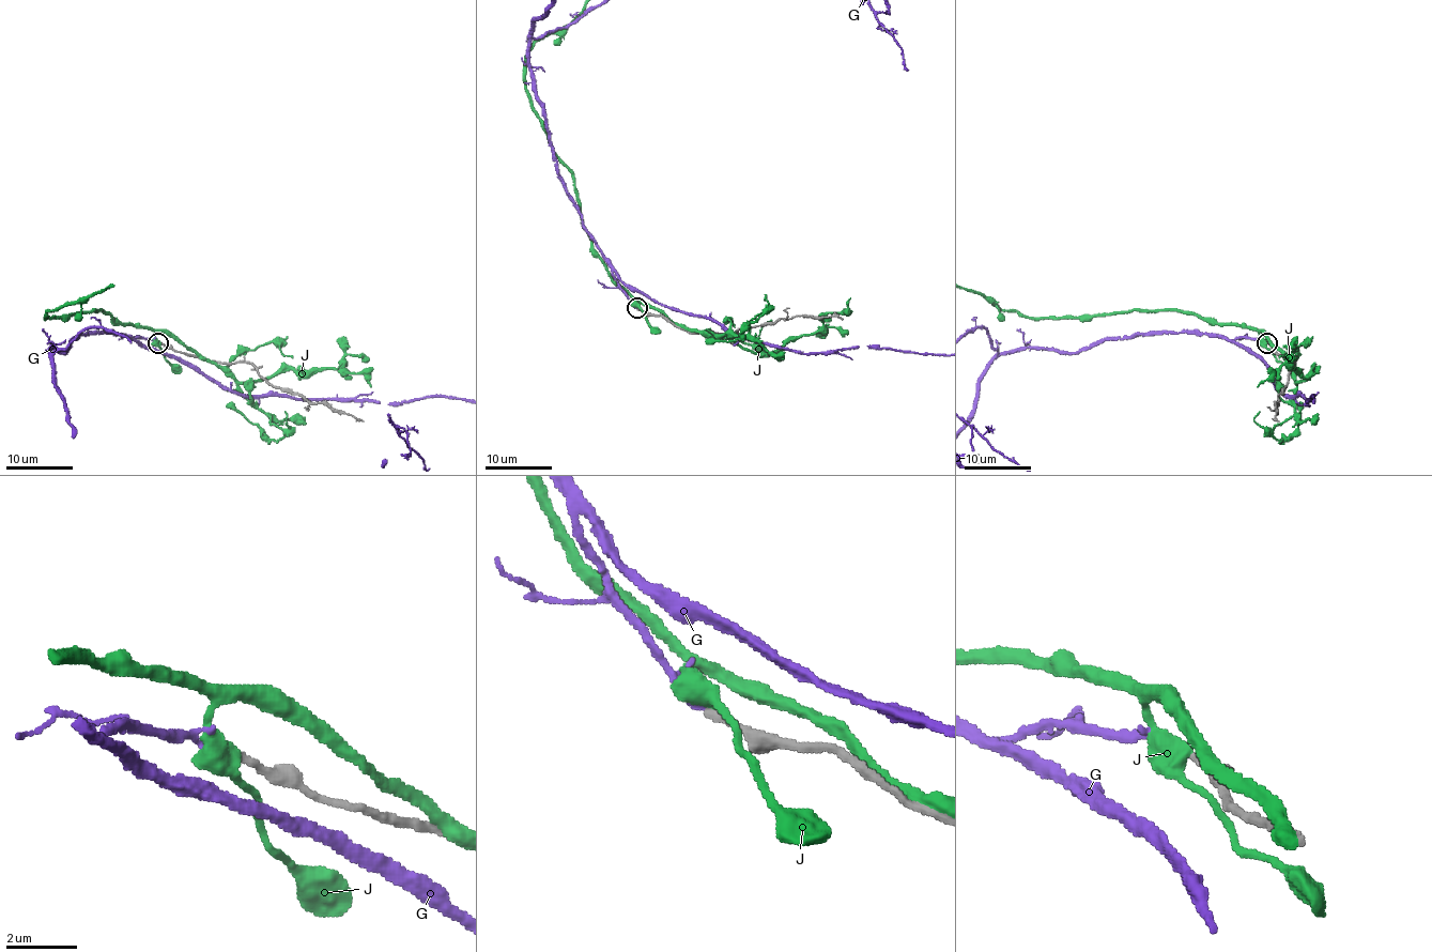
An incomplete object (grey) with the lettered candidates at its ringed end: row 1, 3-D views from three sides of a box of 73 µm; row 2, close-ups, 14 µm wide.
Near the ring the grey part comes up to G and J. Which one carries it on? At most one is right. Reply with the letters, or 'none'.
G

